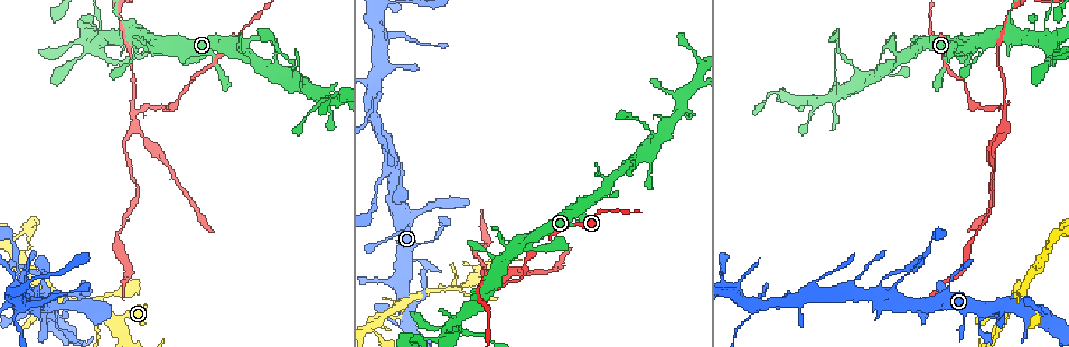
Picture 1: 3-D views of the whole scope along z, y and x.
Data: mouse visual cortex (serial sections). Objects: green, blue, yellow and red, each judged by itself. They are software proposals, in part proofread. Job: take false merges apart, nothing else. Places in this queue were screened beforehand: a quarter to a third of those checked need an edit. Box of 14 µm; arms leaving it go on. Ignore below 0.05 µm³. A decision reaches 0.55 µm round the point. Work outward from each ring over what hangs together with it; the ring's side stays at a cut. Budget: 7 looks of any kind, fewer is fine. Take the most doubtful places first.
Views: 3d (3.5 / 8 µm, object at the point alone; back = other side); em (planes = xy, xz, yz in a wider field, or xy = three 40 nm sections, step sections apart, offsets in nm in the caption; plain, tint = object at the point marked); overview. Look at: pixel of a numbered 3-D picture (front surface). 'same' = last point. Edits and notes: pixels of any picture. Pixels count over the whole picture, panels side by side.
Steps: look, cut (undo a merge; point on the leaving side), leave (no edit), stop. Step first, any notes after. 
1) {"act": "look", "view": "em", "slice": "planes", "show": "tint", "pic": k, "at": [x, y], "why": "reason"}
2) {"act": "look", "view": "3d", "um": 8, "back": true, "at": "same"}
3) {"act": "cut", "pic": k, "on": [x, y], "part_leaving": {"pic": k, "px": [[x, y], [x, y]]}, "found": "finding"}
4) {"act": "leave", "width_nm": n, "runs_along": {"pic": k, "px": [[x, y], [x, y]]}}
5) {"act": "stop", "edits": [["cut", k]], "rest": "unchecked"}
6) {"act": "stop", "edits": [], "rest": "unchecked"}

{"act": "look", "view": "3d", "um": 3.5, "pic": 1, "at": [455, 288], "why": "four or more arms meet"}

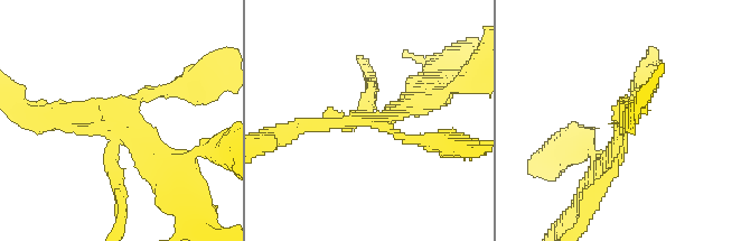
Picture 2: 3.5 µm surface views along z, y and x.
{"act": "look", "view": "em", "slice": "xy", "step": 2, "show": "tint", "pic": 2, "at": [373, 119], "arms": 4, "arm_widths_nm": [150, 200, 200, 300], "why": "shape alone is not enough"}

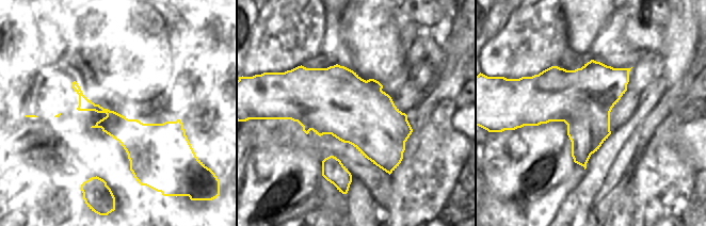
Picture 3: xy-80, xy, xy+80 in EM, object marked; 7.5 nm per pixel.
{"act": "look", "view": "em", "slice": "planes", "show": "tint", "at": "same", "why": "another direction"}

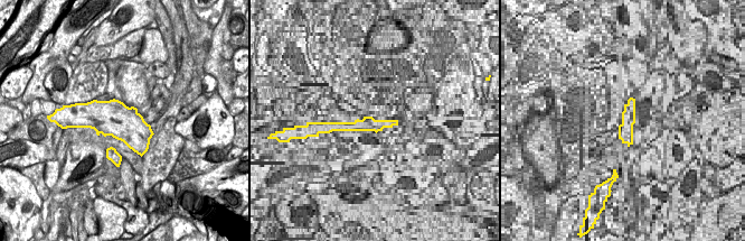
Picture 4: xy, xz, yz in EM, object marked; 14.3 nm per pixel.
{"act": "cut", "pic": 2, "on": [121, 188], "border": {"pic": 4, "px": [[106, 155], [120, 164]]}, "found": "a second cell is stuck on"}

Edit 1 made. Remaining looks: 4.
{"act": "look", "view": "overview"}

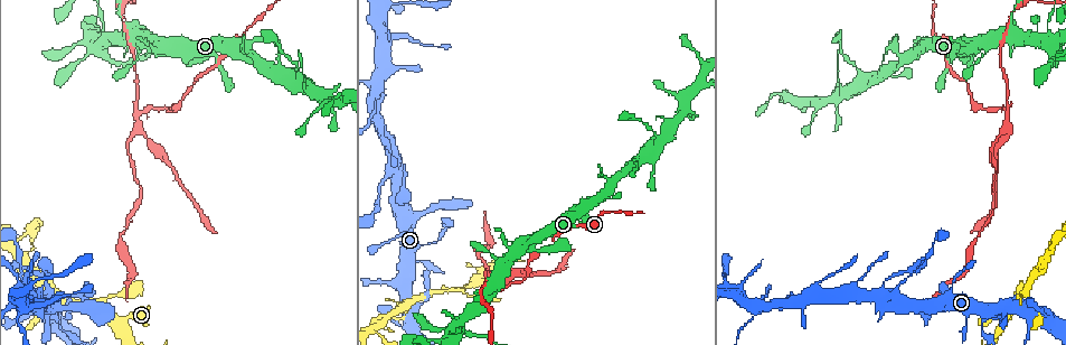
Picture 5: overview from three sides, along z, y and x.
{"act": "look", "view": "3d", "um": 3.5, "pic": 5, "at": [18, 286], "why": "looks like a crossing"}

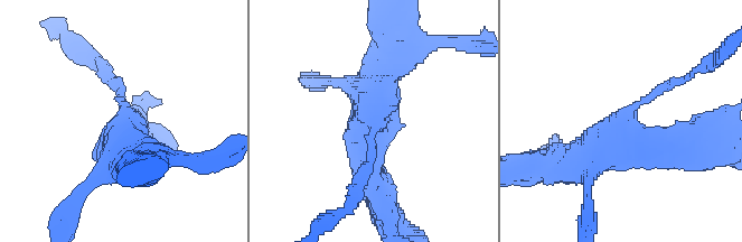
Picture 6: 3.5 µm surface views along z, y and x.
{"act": "look", "view": "em", "slice": "xy", "step": 3, "show": "tint", "pic": 6, "at": [123, 122], "arms": 4, "arm_widths_nm": [150, 200, 400, 450]}

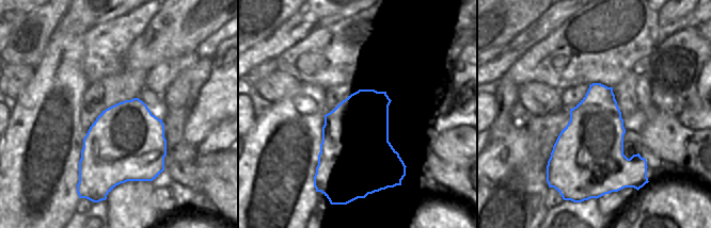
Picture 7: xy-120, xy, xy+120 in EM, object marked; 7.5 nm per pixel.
{"act": "cut", "pic": 6, "on": [673, 82], "found": "a second cell is stuck on"}

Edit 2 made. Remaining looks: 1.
{"act": "look", "view": "3d", "um": 3.5, "pic": 5, "at": [1025, 293], "why": "two arms in line, one across"}

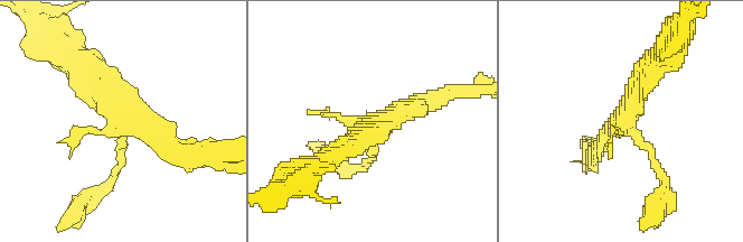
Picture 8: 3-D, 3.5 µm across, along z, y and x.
{"act": "leave", "runs_along": {"pic": 8, "px": [[186, 151], [128, 120], [83, 68]]}, "found": "all the same cell"}

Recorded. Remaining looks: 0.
{"act": "stop", "edits": [["cut", 2], ["cut", 6]], "rest": "unchecked"}

